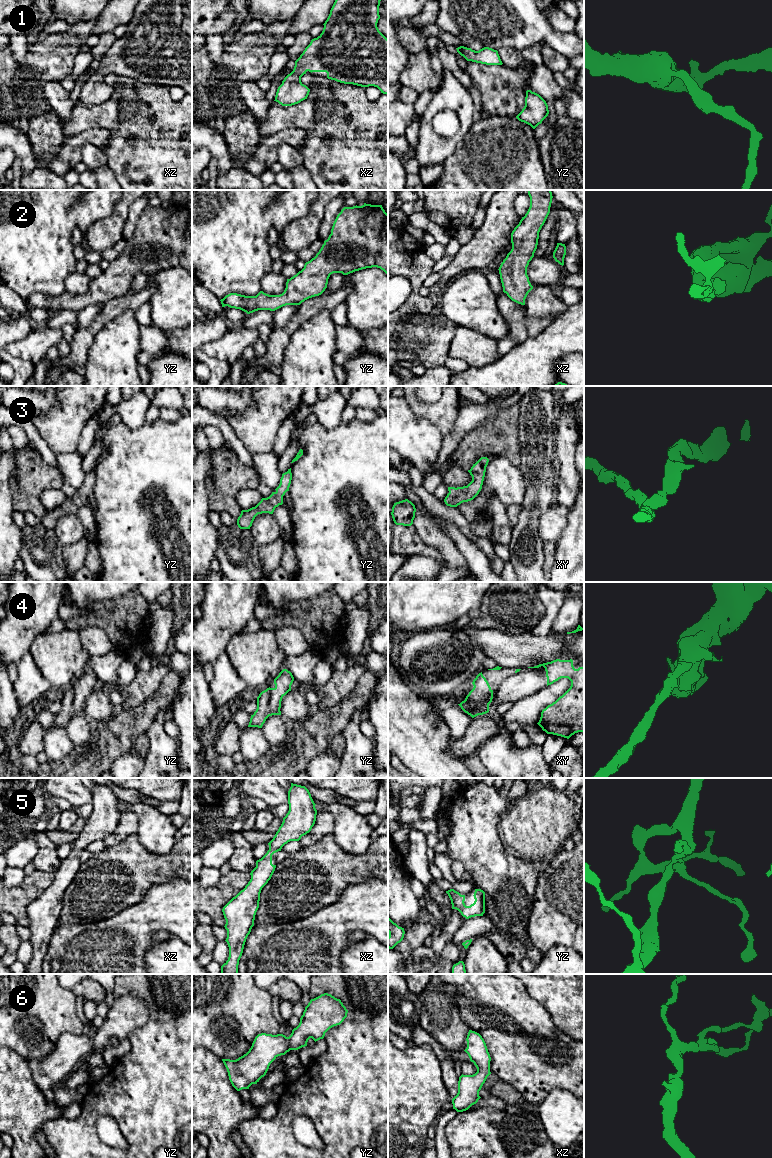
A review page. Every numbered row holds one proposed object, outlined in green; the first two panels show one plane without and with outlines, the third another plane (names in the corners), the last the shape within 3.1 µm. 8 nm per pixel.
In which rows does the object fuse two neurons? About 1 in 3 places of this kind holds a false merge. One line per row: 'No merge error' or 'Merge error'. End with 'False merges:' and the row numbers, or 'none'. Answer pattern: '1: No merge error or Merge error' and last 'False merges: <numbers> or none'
1: No merge error
2: No merge error
3: No merge error
4: No merge error
5: No merge error
6: No merge error
False merges: none

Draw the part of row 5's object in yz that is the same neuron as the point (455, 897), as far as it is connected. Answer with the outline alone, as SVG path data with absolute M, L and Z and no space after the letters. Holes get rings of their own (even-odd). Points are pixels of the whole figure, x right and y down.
M450 889L446 891L448 894L452 909L458 910L463 917L469 919L475 916L483 916L485 913L485 892L481 889L475 889L474 892L474 903L470 906L466 906L465 895L461 895L459 892L455 891L454 889Z

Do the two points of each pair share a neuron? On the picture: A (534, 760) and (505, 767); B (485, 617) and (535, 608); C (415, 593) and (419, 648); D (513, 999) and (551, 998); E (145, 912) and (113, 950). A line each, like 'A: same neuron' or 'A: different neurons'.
A: same neuron
B: same neuron
C: different neurons
D: different neurons
E: same neuron

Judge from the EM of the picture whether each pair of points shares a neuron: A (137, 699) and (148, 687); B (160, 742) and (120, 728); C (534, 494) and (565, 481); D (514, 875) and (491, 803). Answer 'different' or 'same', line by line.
A: same
B: different
C: different
D: same

